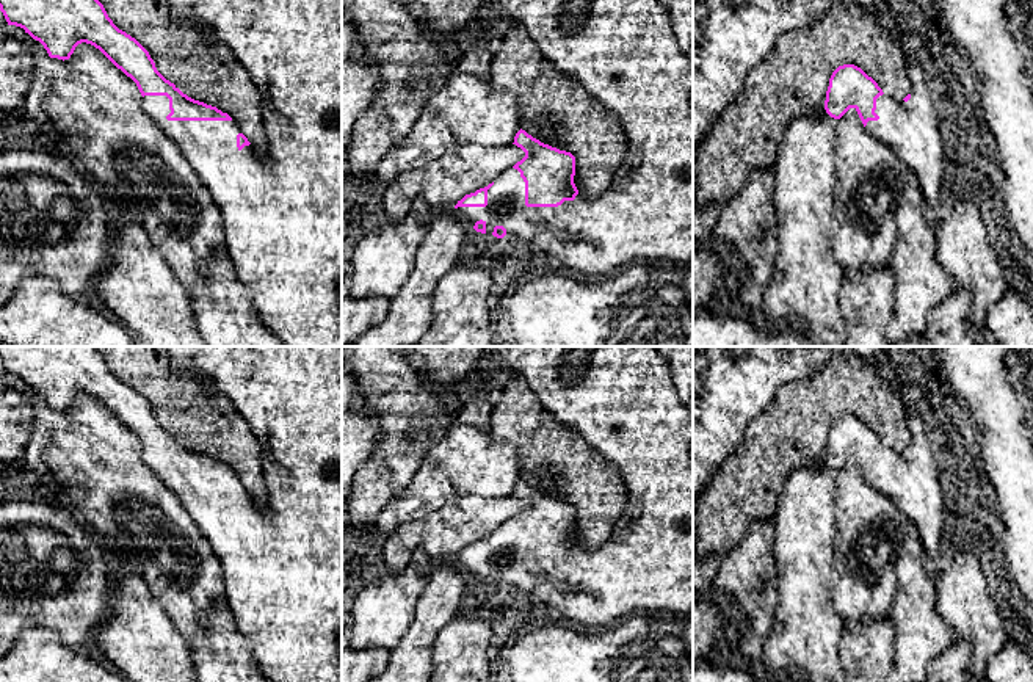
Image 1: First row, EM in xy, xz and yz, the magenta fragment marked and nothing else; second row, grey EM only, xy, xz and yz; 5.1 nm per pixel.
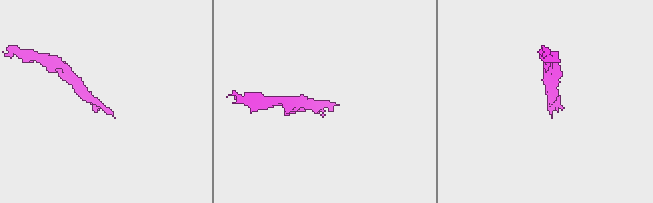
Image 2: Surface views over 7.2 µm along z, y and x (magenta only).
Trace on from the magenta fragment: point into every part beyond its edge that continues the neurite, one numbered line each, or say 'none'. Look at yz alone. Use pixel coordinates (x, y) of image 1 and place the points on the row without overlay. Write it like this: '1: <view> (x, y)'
1: yz (911, 480)

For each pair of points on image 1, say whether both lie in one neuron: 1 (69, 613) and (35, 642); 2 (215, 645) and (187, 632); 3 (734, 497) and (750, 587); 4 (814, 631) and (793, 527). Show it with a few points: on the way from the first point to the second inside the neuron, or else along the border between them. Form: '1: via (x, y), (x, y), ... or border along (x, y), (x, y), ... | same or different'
1: border along (16, 638), (27, 627), (50, 627), (82, 648) | different
2: border along (215, 604), (199, 620), (202, 637), (190, 643) | different
3: border along (773, 519), (756, 519), (745, 536), (721, 558) | different
4: via (804, 605), (803, 552) | same

